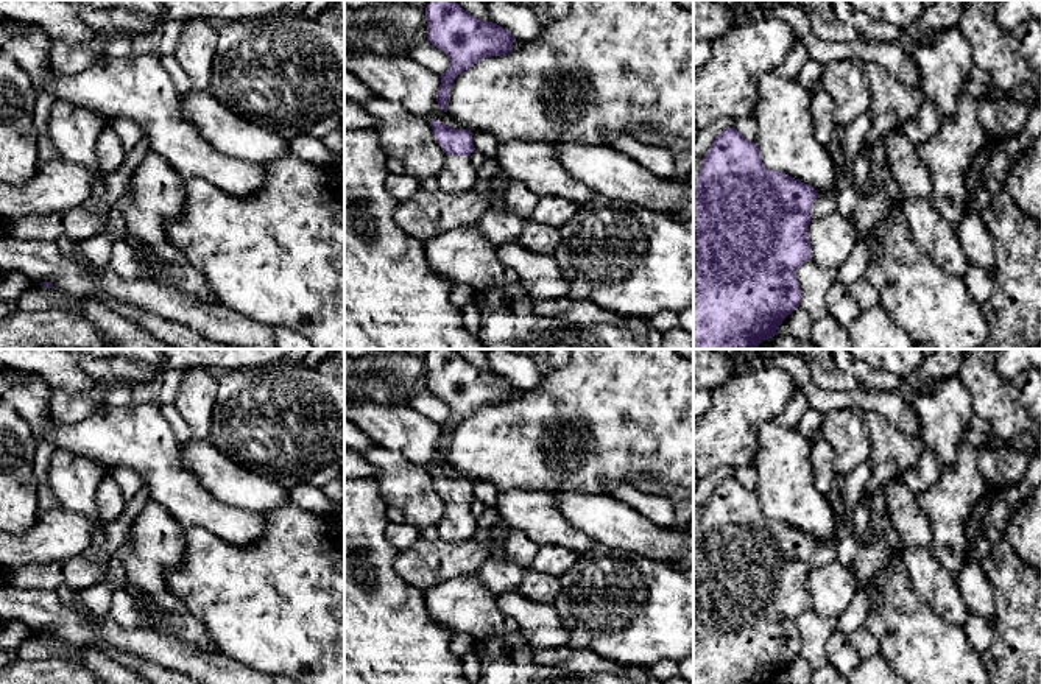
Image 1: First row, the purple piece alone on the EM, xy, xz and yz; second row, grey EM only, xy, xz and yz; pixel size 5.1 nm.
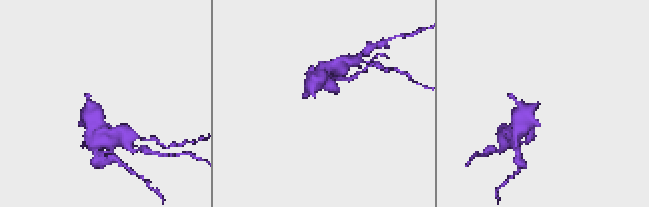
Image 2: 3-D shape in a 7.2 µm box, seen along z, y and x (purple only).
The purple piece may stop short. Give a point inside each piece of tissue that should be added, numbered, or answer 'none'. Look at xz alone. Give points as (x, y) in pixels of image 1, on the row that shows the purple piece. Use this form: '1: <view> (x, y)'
1: xz (458, 173)

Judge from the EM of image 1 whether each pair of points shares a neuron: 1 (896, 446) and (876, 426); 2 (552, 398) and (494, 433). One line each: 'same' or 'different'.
1: same
2: same

